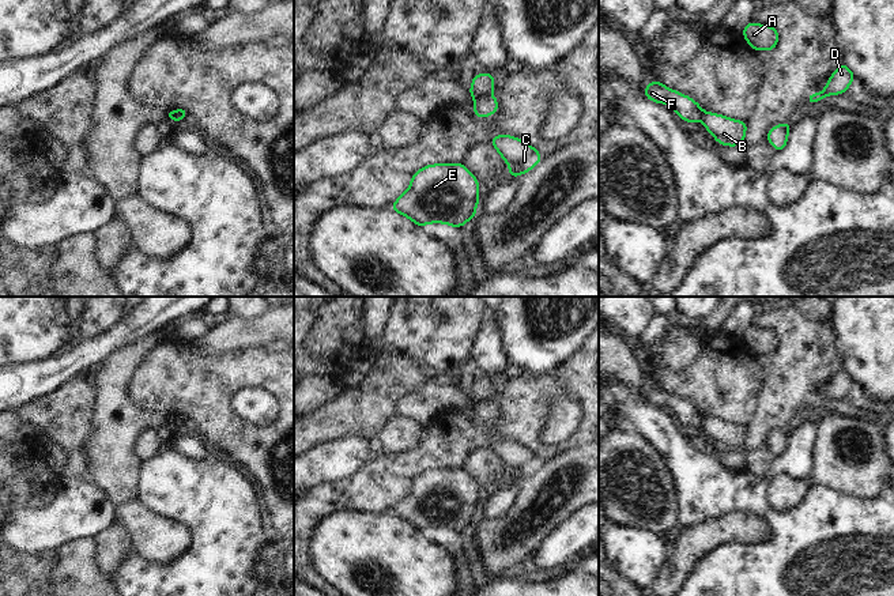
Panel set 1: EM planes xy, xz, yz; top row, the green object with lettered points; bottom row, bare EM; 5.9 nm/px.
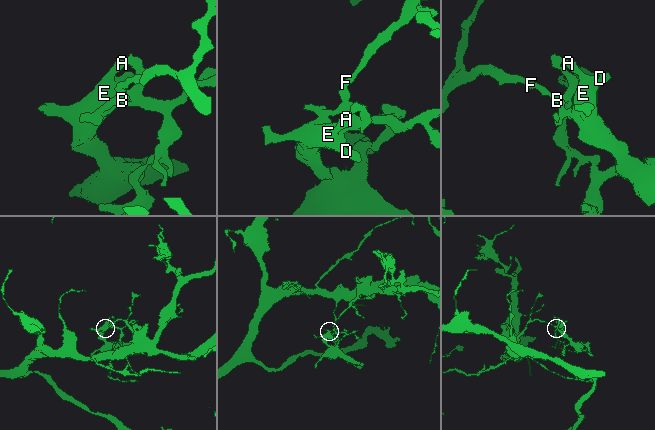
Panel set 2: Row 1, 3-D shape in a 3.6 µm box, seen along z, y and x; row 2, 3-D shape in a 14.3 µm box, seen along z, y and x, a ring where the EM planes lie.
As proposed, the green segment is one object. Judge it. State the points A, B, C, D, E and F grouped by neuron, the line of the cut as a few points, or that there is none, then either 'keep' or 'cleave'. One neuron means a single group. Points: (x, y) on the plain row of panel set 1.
A B C D E / F; cut in xz along (490, 400), (482, 400), (475, 404); cleave

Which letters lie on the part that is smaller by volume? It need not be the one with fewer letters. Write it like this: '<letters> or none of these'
A, B, C, D, E

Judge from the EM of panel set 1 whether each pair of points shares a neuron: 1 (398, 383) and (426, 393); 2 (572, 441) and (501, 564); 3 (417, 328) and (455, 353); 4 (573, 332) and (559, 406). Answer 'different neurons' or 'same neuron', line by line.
1: different neurons
2: different neurons
3: same neuron
4: same neuron

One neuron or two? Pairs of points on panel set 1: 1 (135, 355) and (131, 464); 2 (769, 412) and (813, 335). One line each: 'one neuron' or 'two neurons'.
1: one neuron
2: one neuron

